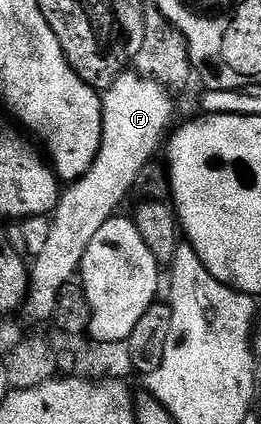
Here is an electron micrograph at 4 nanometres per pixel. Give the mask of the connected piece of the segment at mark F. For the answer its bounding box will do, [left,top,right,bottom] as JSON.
[27,72,174,322]

